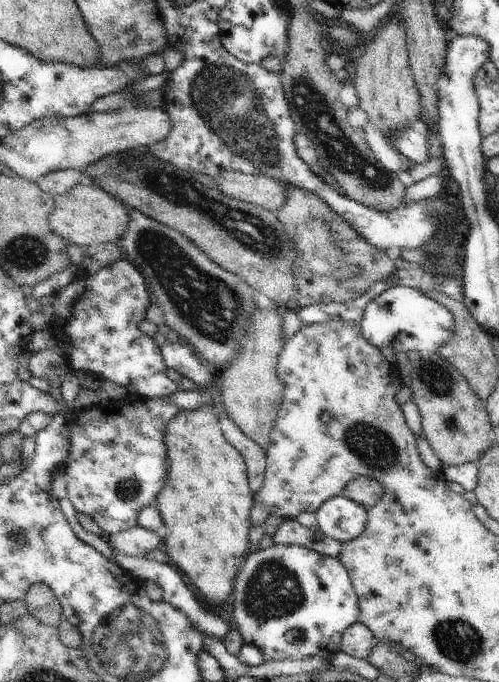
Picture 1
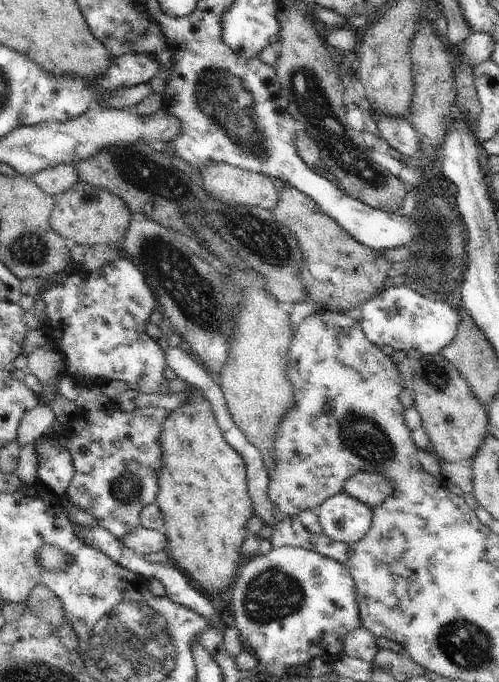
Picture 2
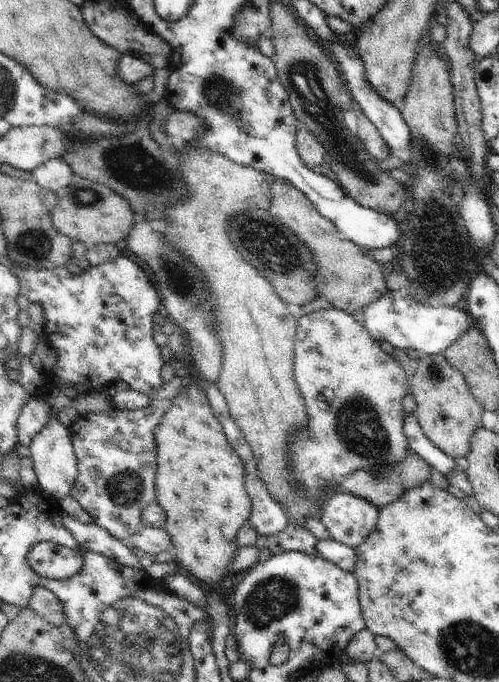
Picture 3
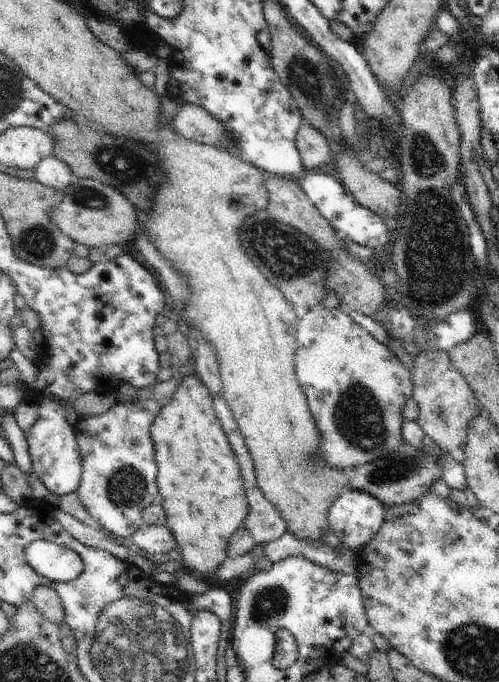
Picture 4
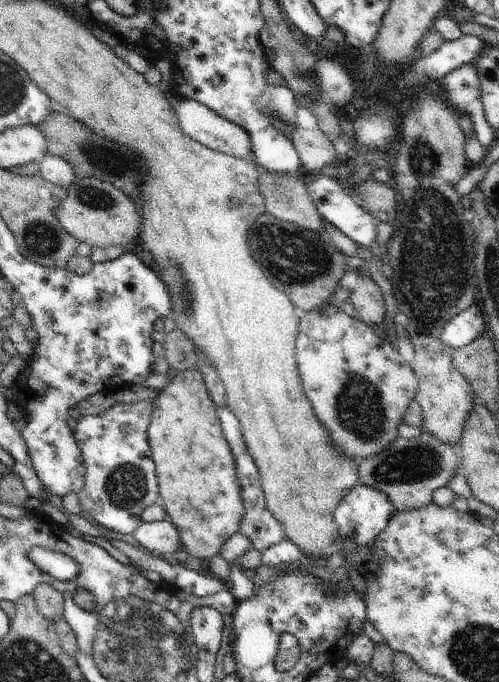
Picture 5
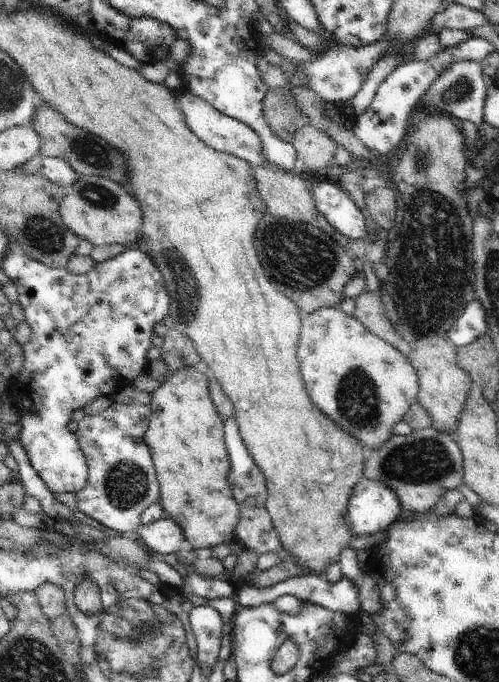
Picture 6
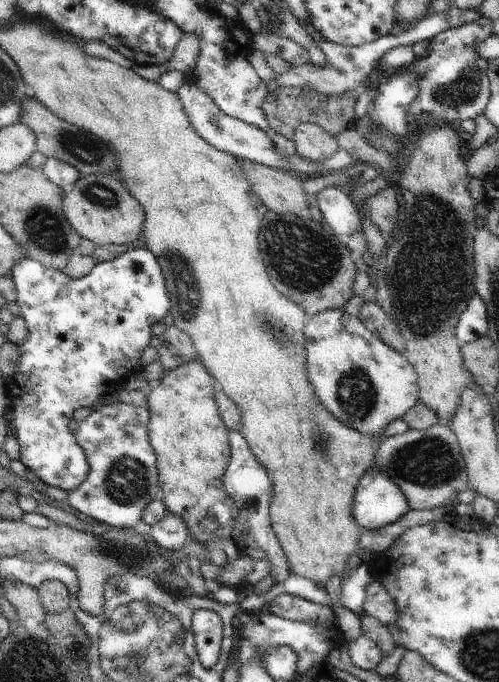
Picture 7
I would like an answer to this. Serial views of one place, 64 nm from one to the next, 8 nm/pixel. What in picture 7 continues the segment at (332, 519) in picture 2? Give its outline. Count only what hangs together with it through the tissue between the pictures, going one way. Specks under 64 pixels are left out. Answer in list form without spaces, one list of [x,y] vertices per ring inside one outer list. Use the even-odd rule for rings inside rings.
[[[372,465],[358,483],[352,514],[363,530],[376,530],[396,522],[410,510],[400,486]]]

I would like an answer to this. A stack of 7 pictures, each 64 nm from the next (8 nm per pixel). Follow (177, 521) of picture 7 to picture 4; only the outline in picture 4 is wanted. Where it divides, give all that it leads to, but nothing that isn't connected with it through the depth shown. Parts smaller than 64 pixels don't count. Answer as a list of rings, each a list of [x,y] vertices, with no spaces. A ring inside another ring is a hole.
[[[143,524],[130,538],[131,542],[136,544],[138,548],[142,548],[142,550],[147,550],[148,554],[166,554],[176,546],[176,542],[174,542],[174,536],[172,536],[172,532],[168,530],[168,526],[166,524]]]

